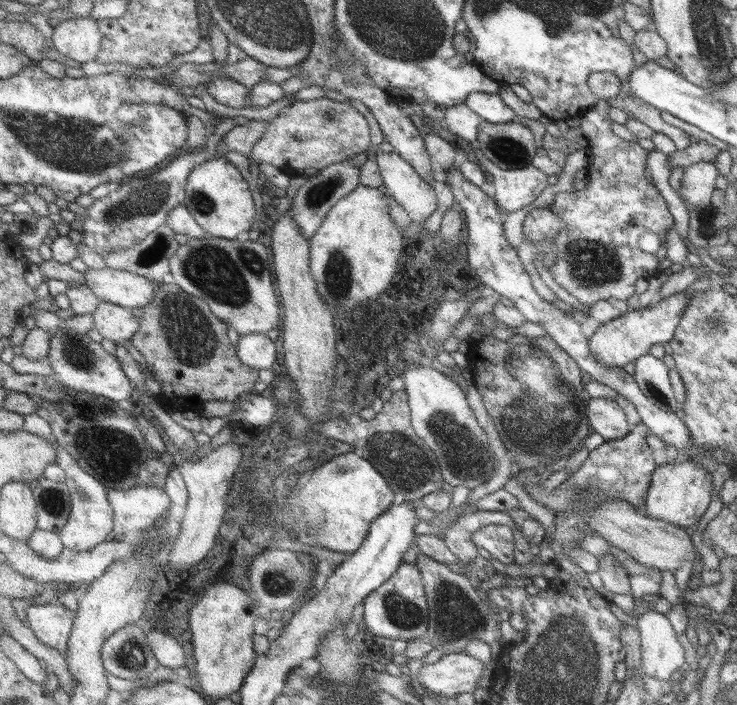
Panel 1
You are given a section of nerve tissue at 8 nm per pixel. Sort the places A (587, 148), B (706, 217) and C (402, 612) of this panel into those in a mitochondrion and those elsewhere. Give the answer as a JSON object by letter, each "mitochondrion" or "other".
{"A":"other","B":"other","C":"mitochondrion"}

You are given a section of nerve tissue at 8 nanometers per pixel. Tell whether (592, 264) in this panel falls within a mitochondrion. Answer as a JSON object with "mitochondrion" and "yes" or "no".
{"mitochondrion":"yes"}

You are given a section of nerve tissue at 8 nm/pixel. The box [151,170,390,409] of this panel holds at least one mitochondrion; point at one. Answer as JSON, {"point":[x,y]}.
{"point":[226,276]}

